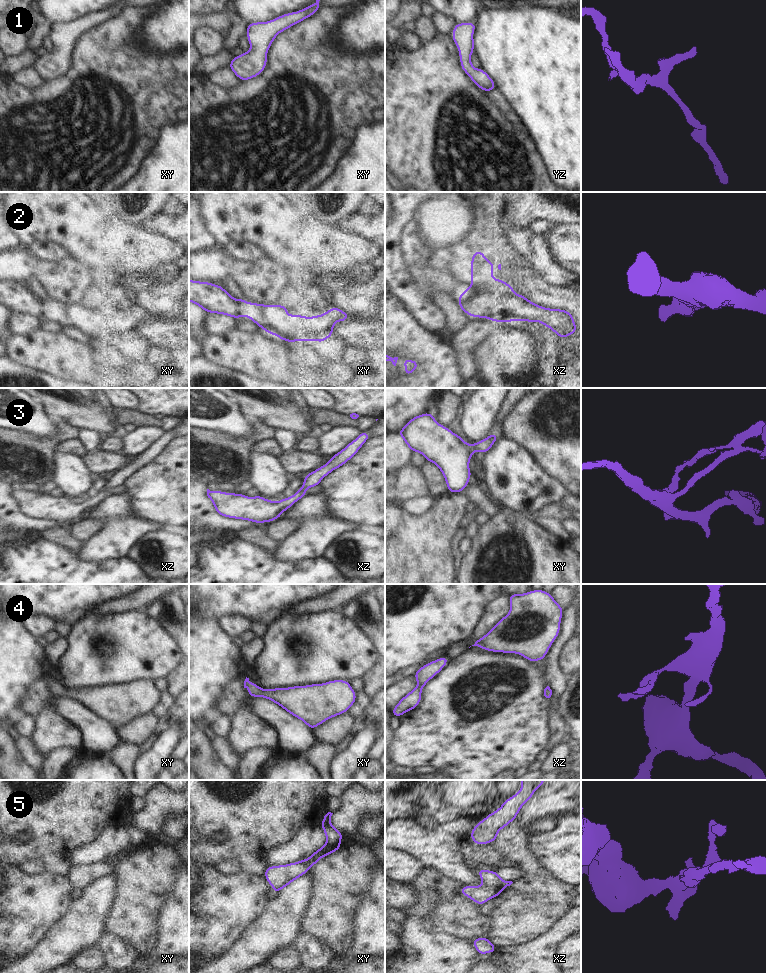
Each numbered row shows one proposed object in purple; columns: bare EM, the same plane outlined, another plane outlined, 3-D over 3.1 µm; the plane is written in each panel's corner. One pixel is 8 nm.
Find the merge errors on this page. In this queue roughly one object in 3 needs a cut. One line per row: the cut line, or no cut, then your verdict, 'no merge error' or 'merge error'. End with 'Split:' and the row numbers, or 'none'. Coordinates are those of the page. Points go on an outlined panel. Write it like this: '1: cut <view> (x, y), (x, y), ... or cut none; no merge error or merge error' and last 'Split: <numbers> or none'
1: cut none; no merge error
2: cut none; no merge error
3: cut none; no merge error
4: cut none; no merge error
5: cut none; no merge error
Split: none

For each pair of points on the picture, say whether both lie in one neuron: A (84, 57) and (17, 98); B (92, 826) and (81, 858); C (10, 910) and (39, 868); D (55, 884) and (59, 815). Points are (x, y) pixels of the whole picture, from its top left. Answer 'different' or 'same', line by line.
A: same
B: different
C: different
D: different

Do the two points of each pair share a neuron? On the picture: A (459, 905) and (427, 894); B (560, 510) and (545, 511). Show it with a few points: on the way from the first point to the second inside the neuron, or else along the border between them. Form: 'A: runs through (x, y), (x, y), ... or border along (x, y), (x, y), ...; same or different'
A: border along (442, 897), (435, 904), (432, 920); different
B: runs through (556, 510), (549, 510); same

